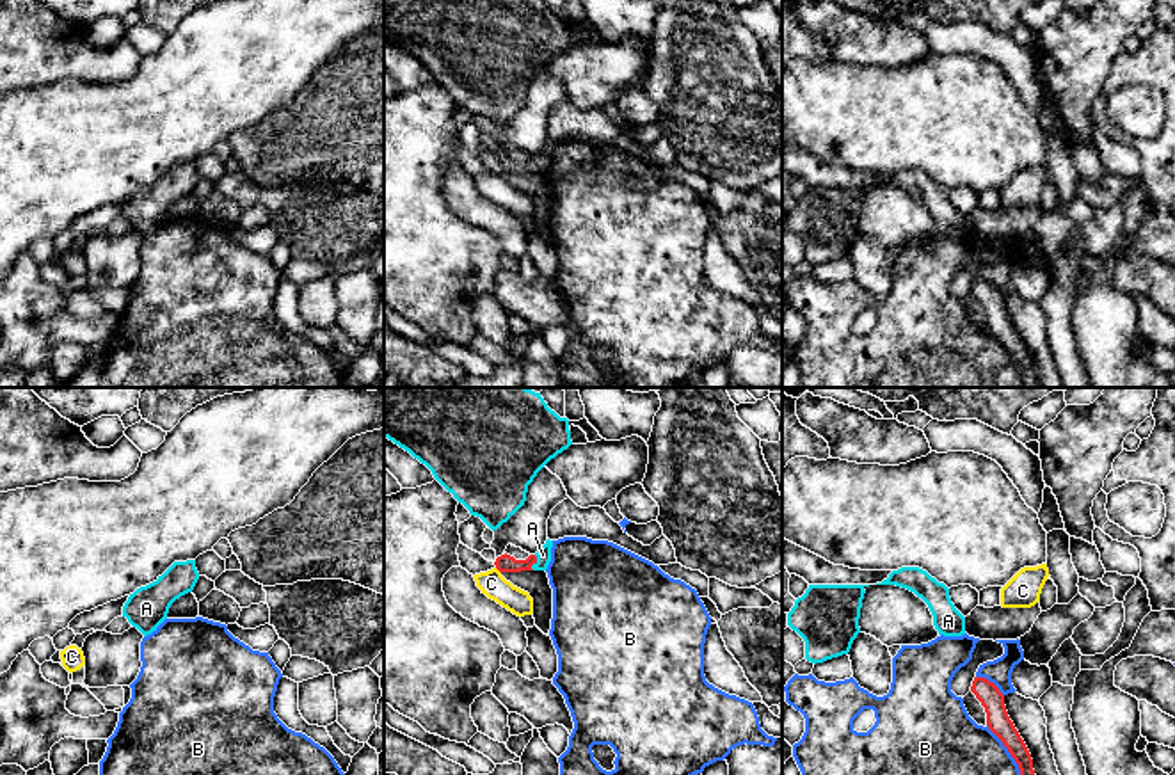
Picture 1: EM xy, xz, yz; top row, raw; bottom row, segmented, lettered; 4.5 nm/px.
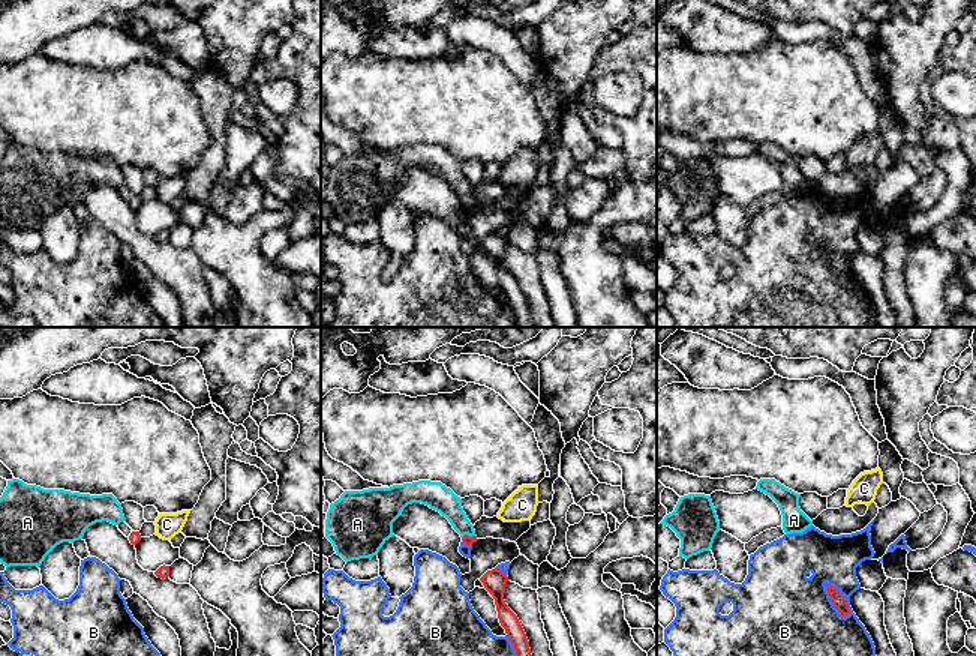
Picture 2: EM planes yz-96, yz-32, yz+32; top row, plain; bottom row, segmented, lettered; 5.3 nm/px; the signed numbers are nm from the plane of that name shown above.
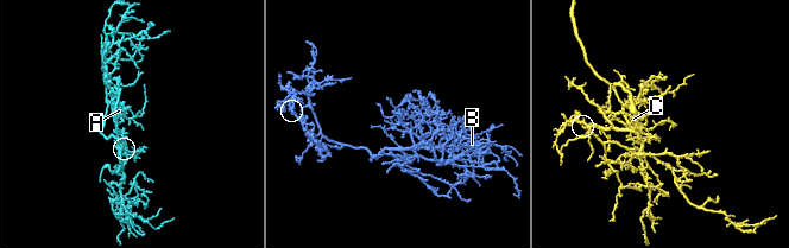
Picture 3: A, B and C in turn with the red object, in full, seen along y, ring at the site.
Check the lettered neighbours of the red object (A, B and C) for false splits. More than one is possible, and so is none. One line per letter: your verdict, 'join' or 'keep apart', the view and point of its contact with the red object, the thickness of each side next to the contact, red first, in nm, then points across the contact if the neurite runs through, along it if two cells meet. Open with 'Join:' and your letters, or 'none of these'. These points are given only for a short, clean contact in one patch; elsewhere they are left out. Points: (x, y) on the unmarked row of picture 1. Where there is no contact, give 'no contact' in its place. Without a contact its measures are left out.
Join: A
A: join; contact xz (535, 164); calibres 80 and 70 nm; way xz (505, 164), (535, 164), (543, 157)
B: keep apart; contact yz (1010, 354); calibres 110 and 500 nm
C: keep apart; contact xz (498, 171); calibres 80 and 120 nm; border xz (495, 169), (500, 175)

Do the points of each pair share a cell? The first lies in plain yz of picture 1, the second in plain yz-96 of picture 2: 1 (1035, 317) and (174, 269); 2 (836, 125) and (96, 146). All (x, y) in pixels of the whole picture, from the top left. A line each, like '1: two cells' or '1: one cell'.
1: one cell
2: one cell

